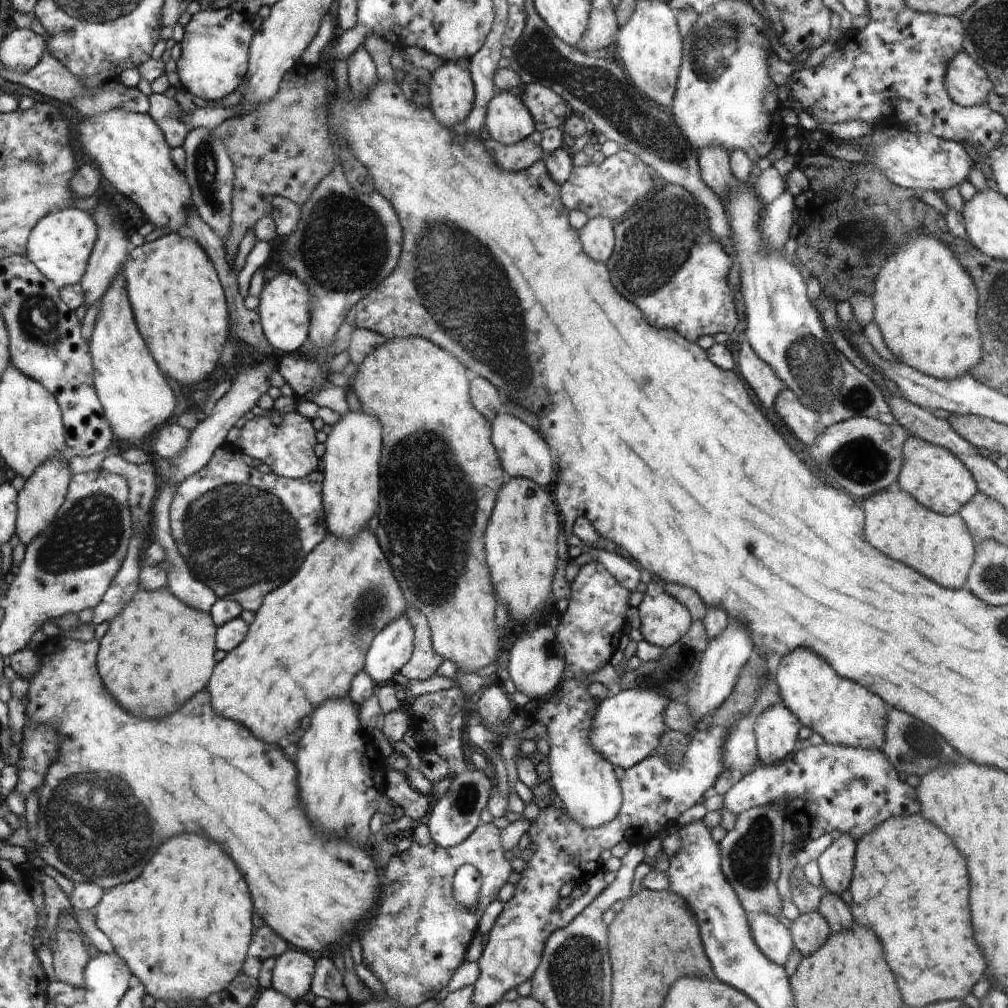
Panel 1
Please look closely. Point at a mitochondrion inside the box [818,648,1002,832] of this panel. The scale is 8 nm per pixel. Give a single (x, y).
(919, 748)

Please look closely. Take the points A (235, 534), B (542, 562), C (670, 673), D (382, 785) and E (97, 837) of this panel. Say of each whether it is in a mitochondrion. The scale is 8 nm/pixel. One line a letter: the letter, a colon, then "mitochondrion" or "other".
A: mitochondrion
B: other
C: mitochondrion
D: other
E: mitochondrion

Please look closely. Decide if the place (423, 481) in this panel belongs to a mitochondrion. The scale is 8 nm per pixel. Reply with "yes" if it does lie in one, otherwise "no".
yes

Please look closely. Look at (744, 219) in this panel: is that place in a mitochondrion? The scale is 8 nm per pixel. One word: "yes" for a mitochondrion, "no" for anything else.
no

